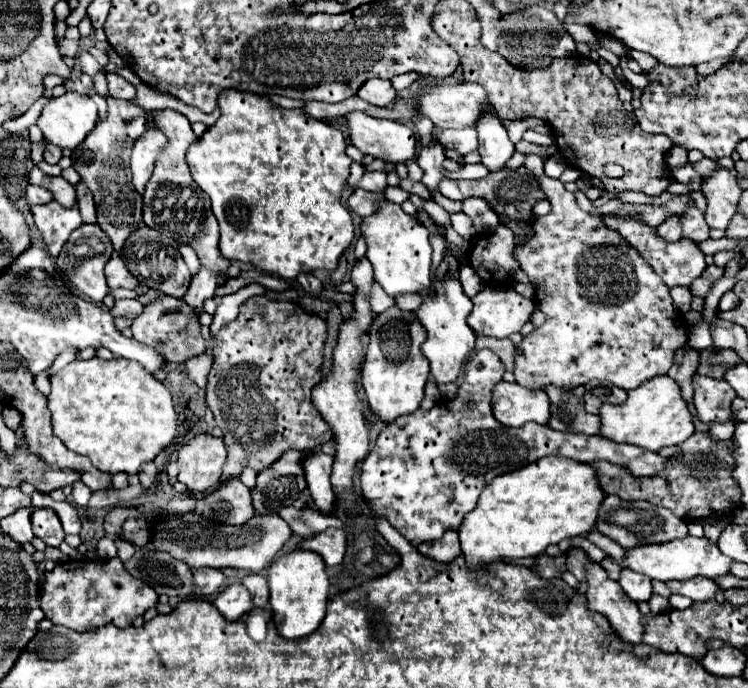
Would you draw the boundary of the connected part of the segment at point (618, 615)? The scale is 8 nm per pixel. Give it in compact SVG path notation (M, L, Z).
M589 562L585 566L585 580L589 584L585 592L587 608L605 614L611 626L617 628L617 634L627 642L641 642L641 612L637 604L625 596L619 582L611 580L599 562Z

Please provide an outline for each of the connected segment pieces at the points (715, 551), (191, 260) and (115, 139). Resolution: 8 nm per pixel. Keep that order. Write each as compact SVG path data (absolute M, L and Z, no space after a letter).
M687 536L681 540L671 540L671 542L661 542L661 544L643 544L625 550L623 566L635 572L641 572L653 580L669 582L669 580L687 580L695 576L705 576L705 578L715 578L721 574L729 574L729 564L731 558L723 556L717 544L711 544L707 538L695 538Z
M180 244L179 252L181 252L181 256L183 256L183 260L185 261L191 275L194 276L201 267L197 255L191 250L190 246L187 246L187 244Z
M107 98L107 118L93 128L93 134L81 142L77 150L73 150L73 168L79 172L81 180L89 186L95 206L97 206L97 224L111 238L115 252L121 250L125 238L137 228L143 214L143 198L131 184L129 156L137 138L147 130L145 110L135 106L129 100Z

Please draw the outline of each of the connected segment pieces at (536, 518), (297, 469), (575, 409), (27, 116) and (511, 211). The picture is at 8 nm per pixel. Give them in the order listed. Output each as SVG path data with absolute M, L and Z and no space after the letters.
M561 456L531 462L517 472L493 480L481 492L477 508L465 516L459 528L463 556L469 568L483 568L483 564L503 558L539 556L549 544L559 544L563 538L591 532L603 498L605 492L591 464Z
M289 450L269 470L263 470L257 476L257 488L251 490L257 514L271 514L271 508L279 508L279 506L295 506L295 508L301 508L301 498L307 492L305 470L301 468L301 462L303 462L305 456L307 456L305 452Z
M555 386L545 388L551 400L551 420L549 426L561 432L581 432L581 434L599 434L601 420L585 410L583 400L573 392L557 390Z
M39 98L25 114L17 119L9 120L4 124L6 130L13 134L20 134L25 132L29 126L36 124L38 117L41 114L41 110L51 98Z
M503 168L503 170L497 170L497 172L489 172L485 178L481 180L443 180L439 184L439 192L451 200L465 200L465 198L483 198L487 200L493 210L503 216L503 218L511 218L511 220L517 220L517 222L523 222L527 224L527 232L525 232L525 240L529 240L533 236L533 230L531 230L531 224L533 220L529 220L533 214L533 206L537 200L543 200L545 194L539 190L539 184L537 180L529 174L527 168L517 168L517 170L509 170L509 168Z

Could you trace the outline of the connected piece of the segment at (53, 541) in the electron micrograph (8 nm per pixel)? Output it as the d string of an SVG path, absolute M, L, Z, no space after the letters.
M33 508L31 524L33 524L35 536L41 538L47 546L59 546L63 542L65 532L61 528L61 522L59 522L55 510L51 510L51 508Z

